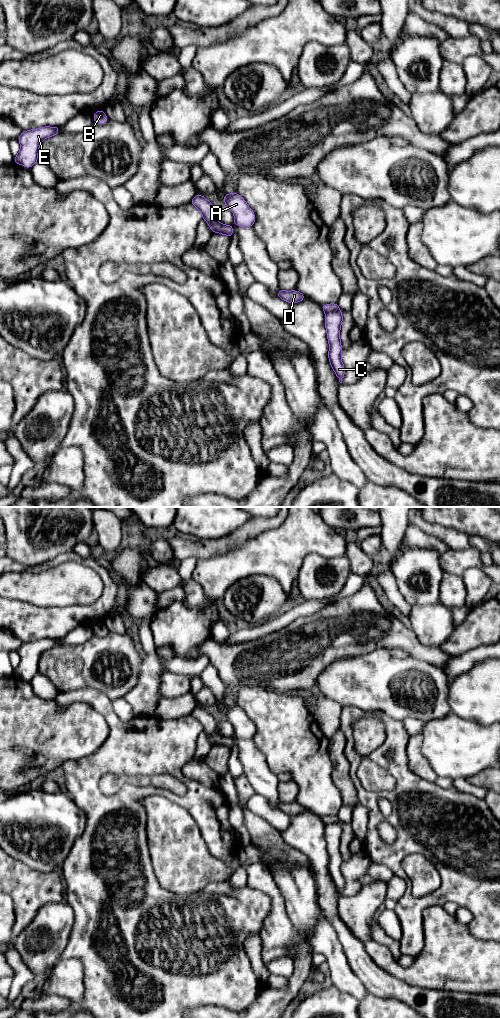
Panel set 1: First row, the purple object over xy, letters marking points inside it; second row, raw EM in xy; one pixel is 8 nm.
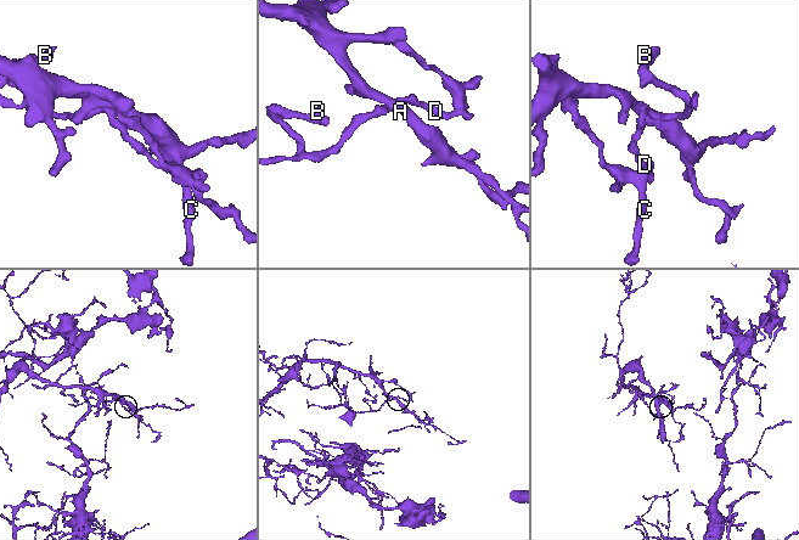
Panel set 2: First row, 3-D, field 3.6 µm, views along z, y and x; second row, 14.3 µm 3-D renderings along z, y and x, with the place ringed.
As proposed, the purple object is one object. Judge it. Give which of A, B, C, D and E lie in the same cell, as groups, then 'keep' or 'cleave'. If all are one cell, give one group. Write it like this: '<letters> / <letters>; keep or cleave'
A B C D E; keep

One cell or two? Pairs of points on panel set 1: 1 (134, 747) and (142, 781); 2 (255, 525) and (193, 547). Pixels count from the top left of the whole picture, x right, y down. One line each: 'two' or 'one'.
1: two
2: one

